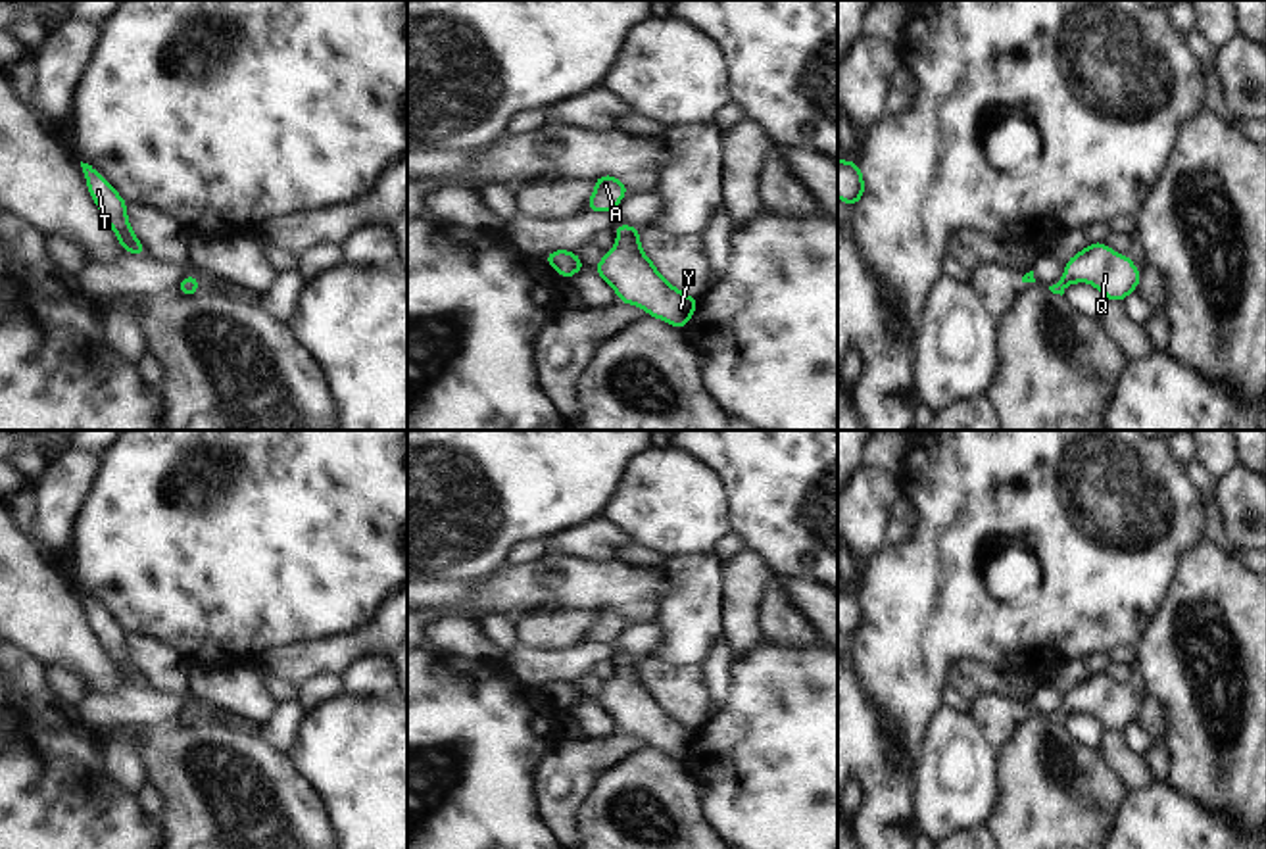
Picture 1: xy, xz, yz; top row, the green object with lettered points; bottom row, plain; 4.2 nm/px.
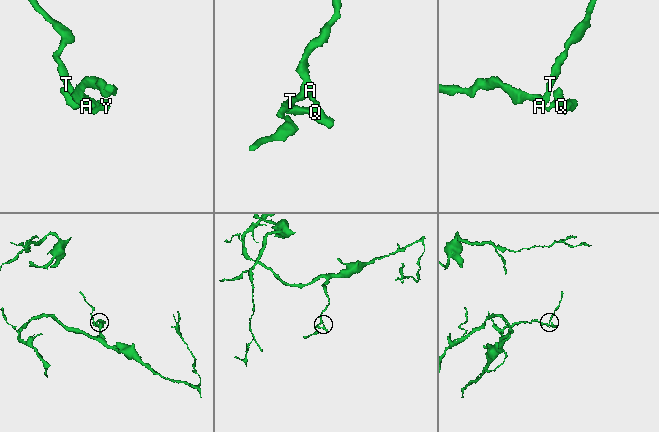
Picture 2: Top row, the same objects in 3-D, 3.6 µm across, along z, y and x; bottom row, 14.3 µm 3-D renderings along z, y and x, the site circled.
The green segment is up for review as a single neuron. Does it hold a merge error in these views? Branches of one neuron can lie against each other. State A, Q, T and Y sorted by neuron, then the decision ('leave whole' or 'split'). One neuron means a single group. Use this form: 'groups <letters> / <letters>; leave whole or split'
groups A Q T Y; leave whole

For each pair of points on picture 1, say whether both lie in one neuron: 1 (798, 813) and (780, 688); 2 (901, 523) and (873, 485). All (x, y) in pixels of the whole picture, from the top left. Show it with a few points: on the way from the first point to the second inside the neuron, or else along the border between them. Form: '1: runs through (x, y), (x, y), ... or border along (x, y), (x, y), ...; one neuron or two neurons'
1: runs through (798, 782), (798, 719); one neuron
2: border along (901, 496), (892, 506), (886, 540); two neurons

